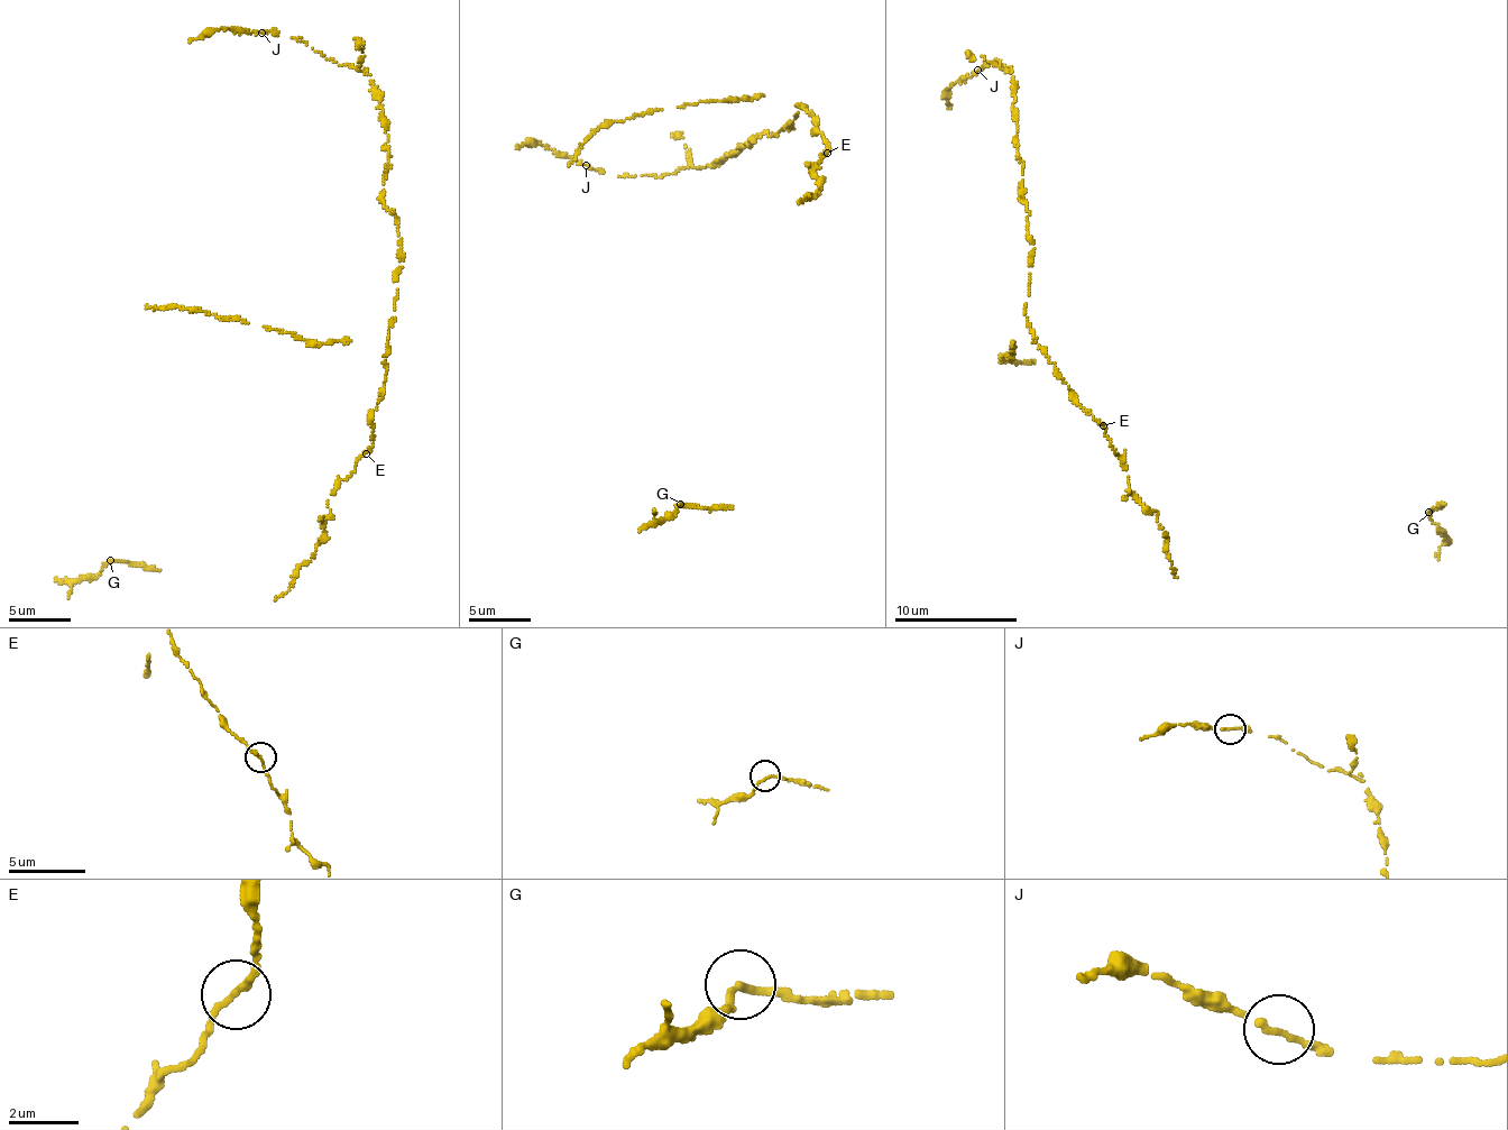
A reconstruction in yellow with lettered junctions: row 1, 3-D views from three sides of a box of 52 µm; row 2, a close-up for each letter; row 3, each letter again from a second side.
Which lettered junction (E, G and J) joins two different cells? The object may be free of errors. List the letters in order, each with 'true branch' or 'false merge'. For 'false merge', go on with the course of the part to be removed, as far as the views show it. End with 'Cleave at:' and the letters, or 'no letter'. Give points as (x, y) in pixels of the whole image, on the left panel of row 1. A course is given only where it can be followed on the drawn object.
E: false merge | (366, 452), (392, 327), (401, 239), (384, 204), (388, 136), (379, 90), (365, 69)
G: true branch
J: true branch
Cleave at: E

